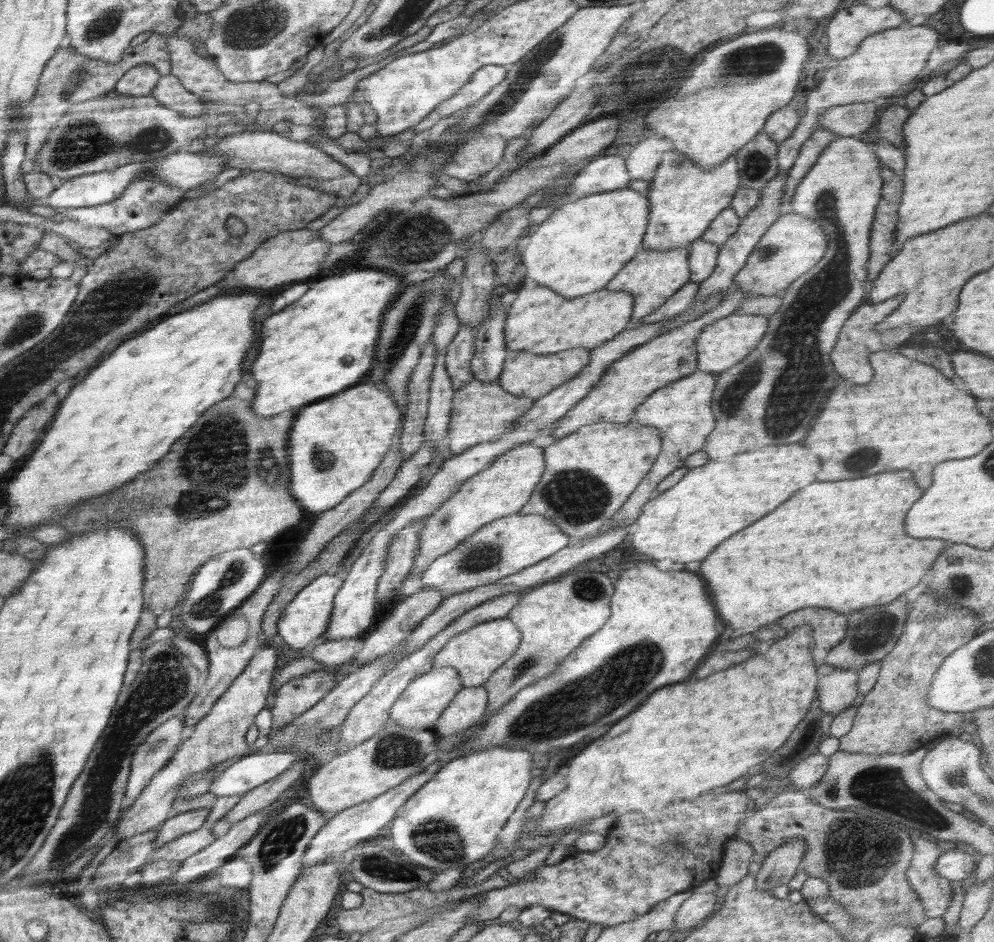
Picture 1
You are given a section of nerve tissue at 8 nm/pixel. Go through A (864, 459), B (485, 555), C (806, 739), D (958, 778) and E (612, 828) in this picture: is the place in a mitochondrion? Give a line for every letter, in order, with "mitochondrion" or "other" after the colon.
A: mitochondrion
B: mitochondrion
C: other
D: mitochondrion
E: other

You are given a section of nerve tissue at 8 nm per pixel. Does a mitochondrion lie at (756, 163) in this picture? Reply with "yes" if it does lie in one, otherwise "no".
yes

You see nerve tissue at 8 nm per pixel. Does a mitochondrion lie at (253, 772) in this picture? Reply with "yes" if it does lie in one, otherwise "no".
no

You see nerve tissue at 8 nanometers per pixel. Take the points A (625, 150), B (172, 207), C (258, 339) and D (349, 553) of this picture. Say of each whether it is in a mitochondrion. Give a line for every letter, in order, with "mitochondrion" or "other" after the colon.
A: other
B: other
C: other
D: other

